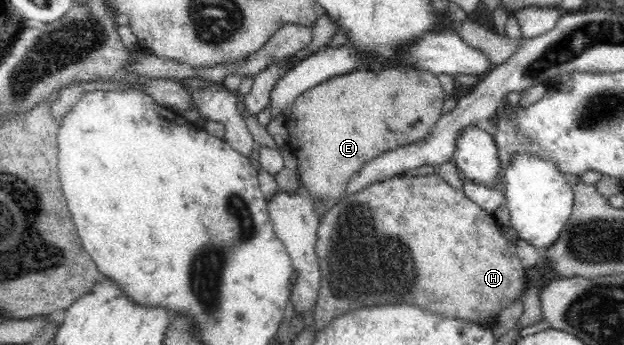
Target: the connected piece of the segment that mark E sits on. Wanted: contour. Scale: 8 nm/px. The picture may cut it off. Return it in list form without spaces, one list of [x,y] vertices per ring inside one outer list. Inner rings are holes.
[[[414,67],[394,69],[355,70],[344,76],[332,76],[301,92],[290,105],[285,123],[289,133],[289,148],[297,157],[297,174],[310,194],[324,198],[326,212],[345,196],[345,185],[354,172],[380,154],[418,142],[430,134],[442,115],[445,98],[440,82],[431,72]]]

